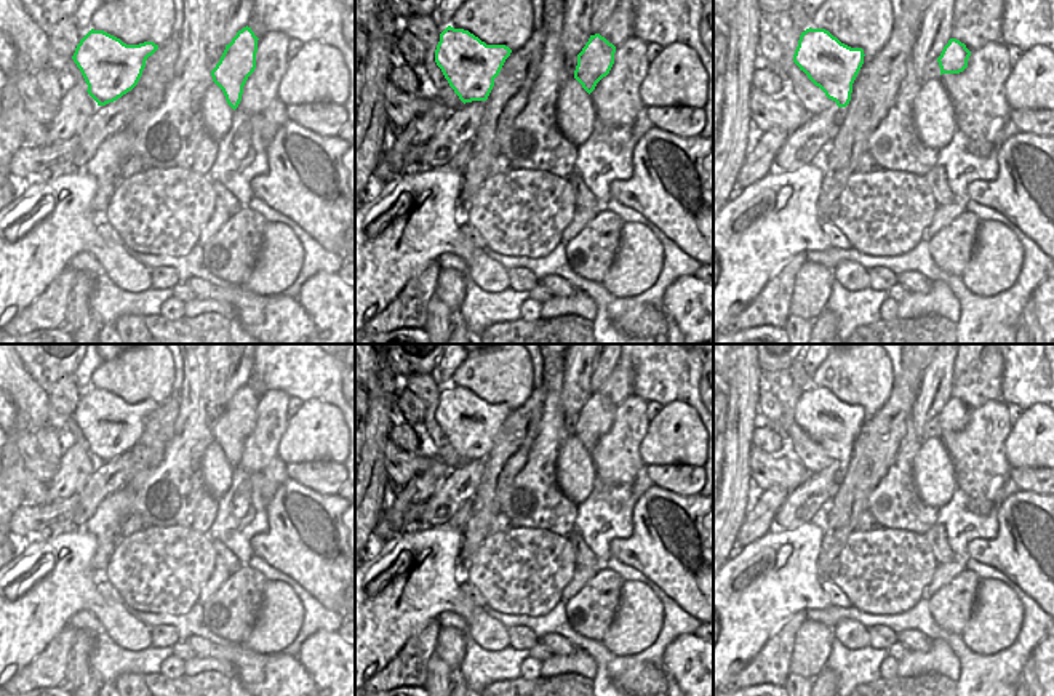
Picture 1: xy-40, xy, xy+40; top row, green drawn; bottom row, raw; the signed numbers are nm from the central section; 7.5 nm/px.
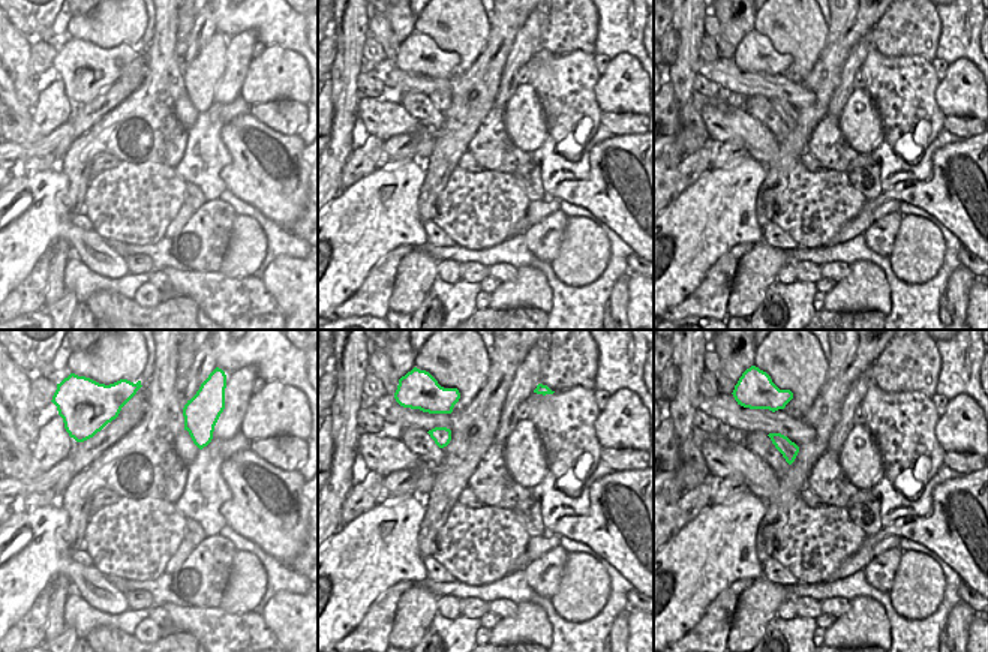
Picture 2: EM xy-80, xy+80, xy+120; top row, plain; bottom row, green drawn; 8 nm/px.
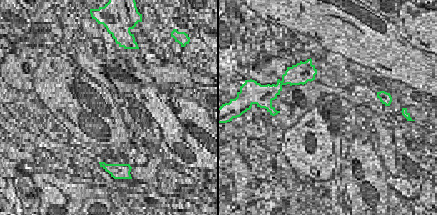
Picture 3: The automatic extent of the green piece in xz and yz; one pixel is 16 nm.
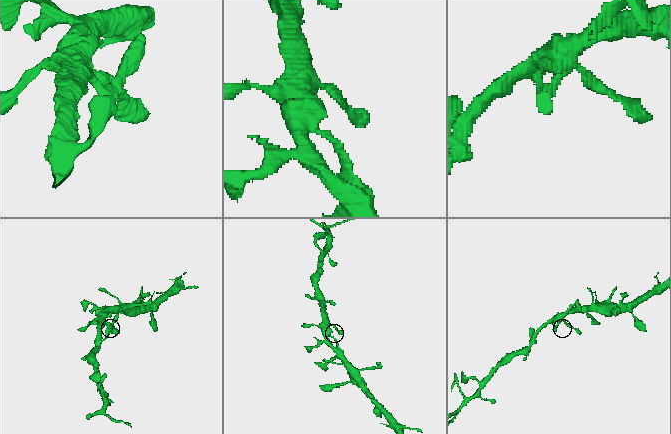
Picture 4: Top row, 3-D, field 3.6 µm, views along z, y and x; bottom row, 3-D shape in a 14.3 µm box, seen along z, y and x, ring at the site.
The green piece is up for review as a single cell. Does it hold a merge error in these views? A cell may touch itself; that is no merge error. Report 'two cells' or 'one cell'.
one cell

